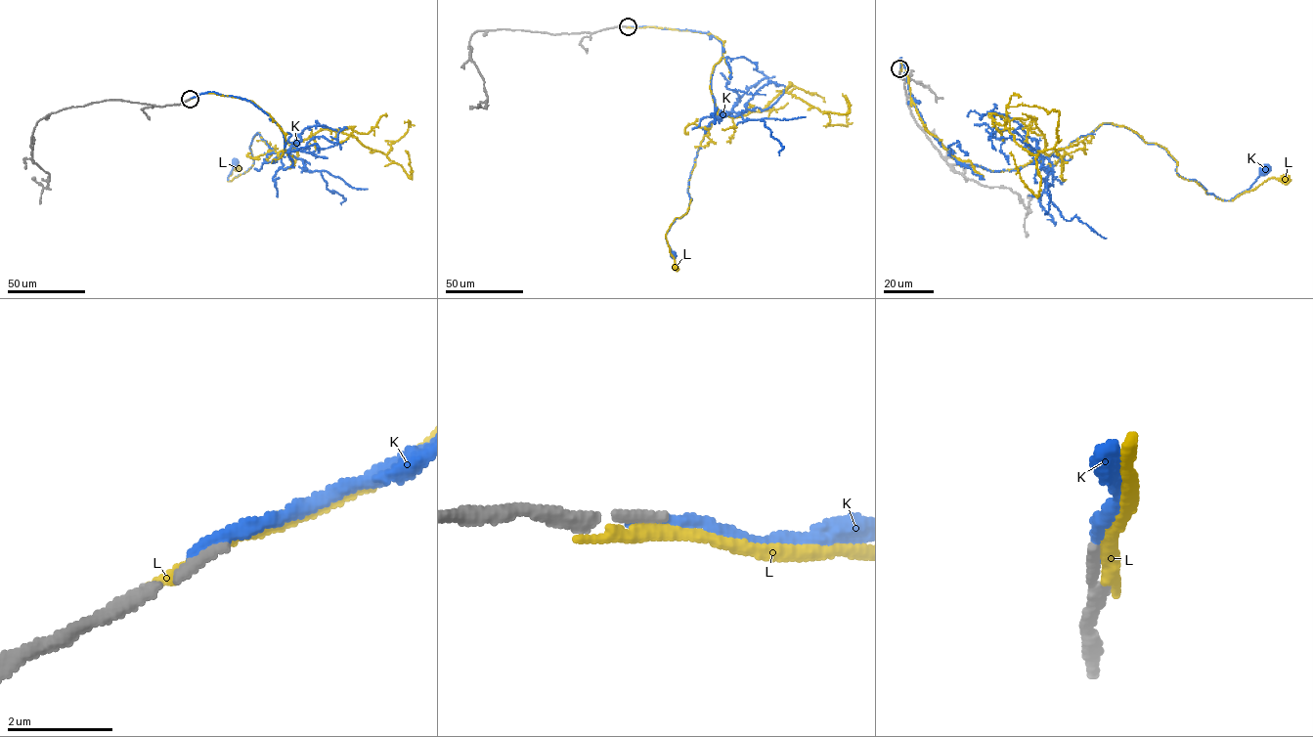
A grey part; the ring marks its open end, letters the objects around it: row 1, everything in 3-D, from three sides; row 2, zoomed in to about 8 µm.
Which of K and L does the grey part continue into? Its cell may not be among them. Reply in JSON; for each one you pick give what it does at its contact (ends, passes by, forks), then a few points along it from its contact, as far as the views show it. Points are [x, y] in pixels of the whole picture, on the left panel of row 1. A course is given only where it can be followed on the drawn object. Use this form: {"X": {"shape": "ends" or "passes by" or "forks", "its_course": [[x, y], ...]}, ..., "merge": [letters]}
{"K": {"shape": "ends", "its_course": [[190, 99], [245, 99], [280, 127], [276, 161], [259, 133], [253, 163], [229, 181], [235, 161]]}, "merge": ["K"]}

